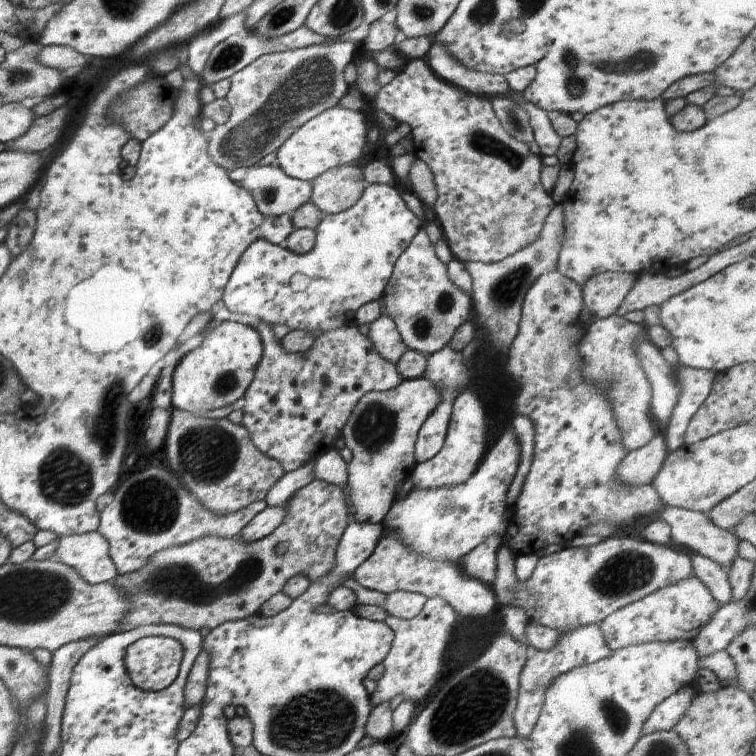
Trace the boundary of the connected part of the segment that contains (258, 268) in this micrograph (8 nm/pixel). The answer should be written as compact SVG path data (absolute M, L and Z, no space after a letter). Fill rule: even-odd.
M369 184L363 191L362 196L360 196L360 200L358 200L354 206L351 206L344 212L325 214L324 218L322 218L322 222L315 228L316 240L314 248L306 254L296 254L288 248L276 246L271 242L266 242L264 239L252 242L252 244L244 251L244 254L240 256L239 261L236 263L236 266L230 275L229 281L226 283L226 289L223 292L222 298L226 308L228 308L230 312L236 312L234 308L238 308L238 306L240 306L240 300L242 300L242 302L246 302L244 308L242 308L242 310L246 310L246 312L242 312L242 314L246 314L246 316L250 316L250 318L256 318L259 314L260 320L264 320L264 322L267 322L268 324L286 324L286 326L289 327L289 330L307 329L307 331L312 334L318 334L320 330L322 330L321 334L324 334L330 332L330 330L336 330L336 328L340 328L341 326L353 324L355 318L354 314L356 314L356 311L359 308L362 308L362 306L368 304L368 302L378 301L383 296L384 289L390 280L396 260L398 260L400 254L408 248L412 238L414 238L416 233L423 227L420 218L410 211L410 208L408 208L406 202L402 199L402 193L403 190L399 187L392 187L387 184ZM296 274L302 274L302 276L306 276L306 278L310 280L308 286L306 286L304 290L294 290L294 288L292 288L292 278L294 278Z

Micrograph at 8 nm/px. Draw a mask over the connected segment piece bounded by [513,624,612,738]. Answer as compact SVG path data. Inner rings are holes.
M598 624L578 626L574 630L560 632L560 640L550 650L533 649L533 654L529 656L528 662L524 664L524 668L520 672L518 700L513 714L516 735L520 736L520 738L528 738L532 734L532 730L534 730L534 726L538 722L544 695L553 680L556 680L558 676L569 670L598 662L602 658L608 658L610 654L612 654L612 651L608 648Z

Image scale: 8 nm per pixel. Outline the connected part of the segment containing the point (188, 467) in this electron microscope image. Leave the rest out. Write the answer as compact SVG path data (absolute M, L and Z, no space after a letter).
M173 408L168 424L166 456L174 472L178 472L180 484L200 500L206 510L218 516L234 514L253 502L265 500L268 490L285 473L280 462L254 446L248 430L241 423L230 422L228 418L206 418Z

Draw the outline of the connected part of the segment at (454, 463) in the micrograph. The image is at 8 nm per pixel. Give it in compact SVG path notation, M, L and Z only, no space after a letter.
M465 389L452 404L452 416L442 450L430 460L417 463L412 471L413 486L416 488L440 488L444 486L456 486L466 482L478 468L484 456L486 434L489 430L486 425L483 400L476 392Z

